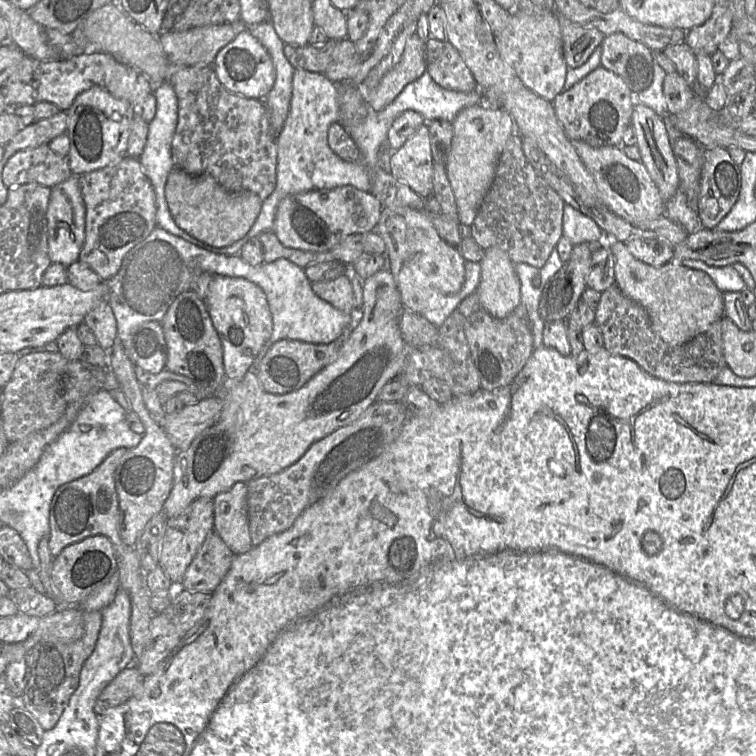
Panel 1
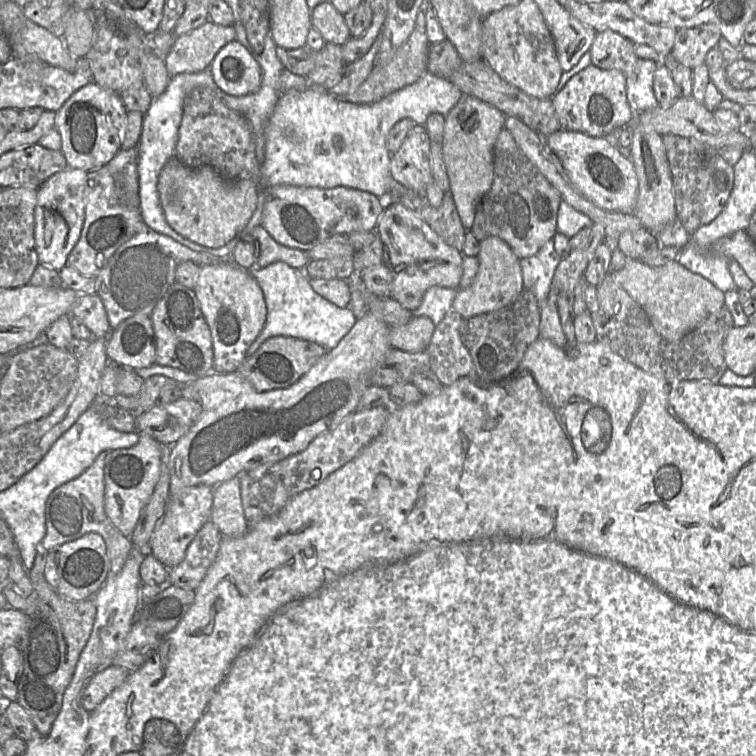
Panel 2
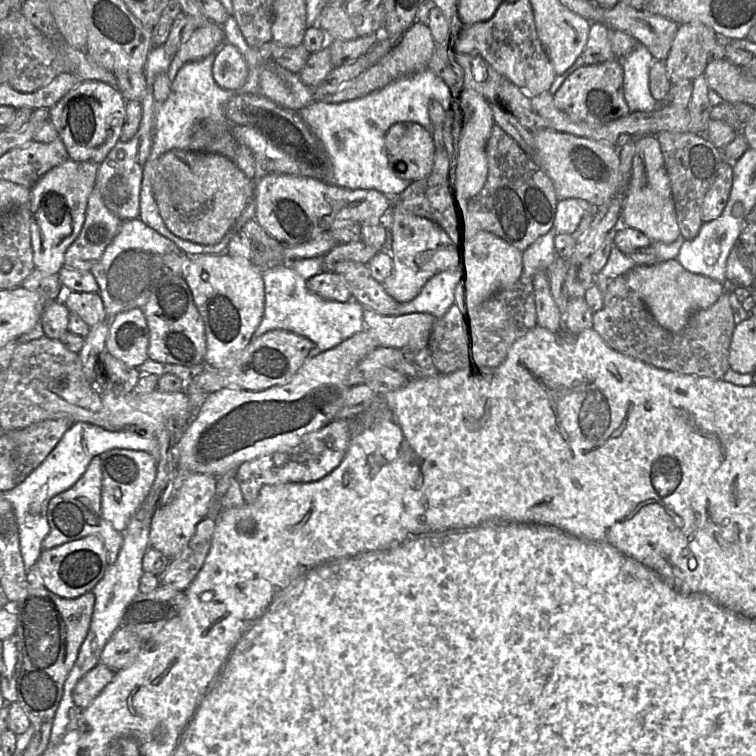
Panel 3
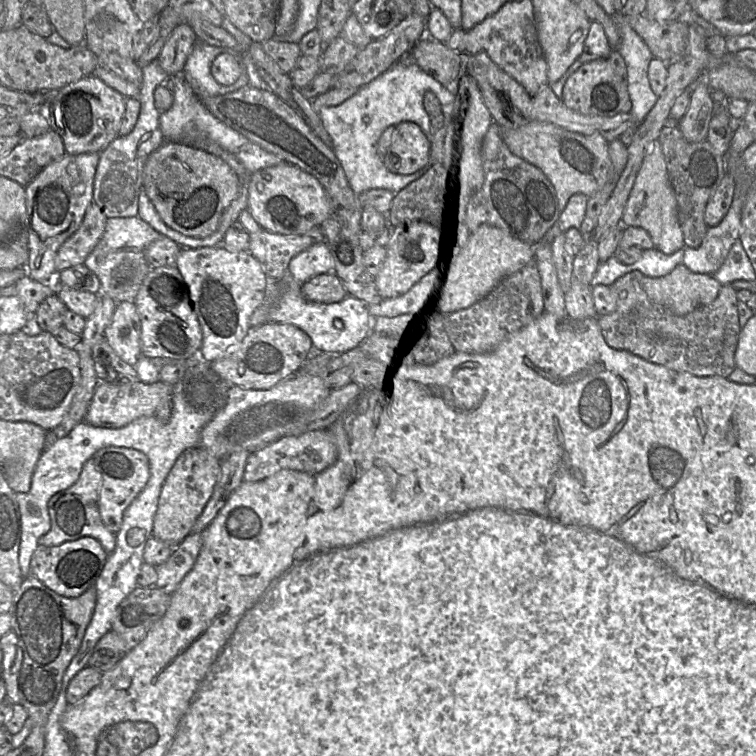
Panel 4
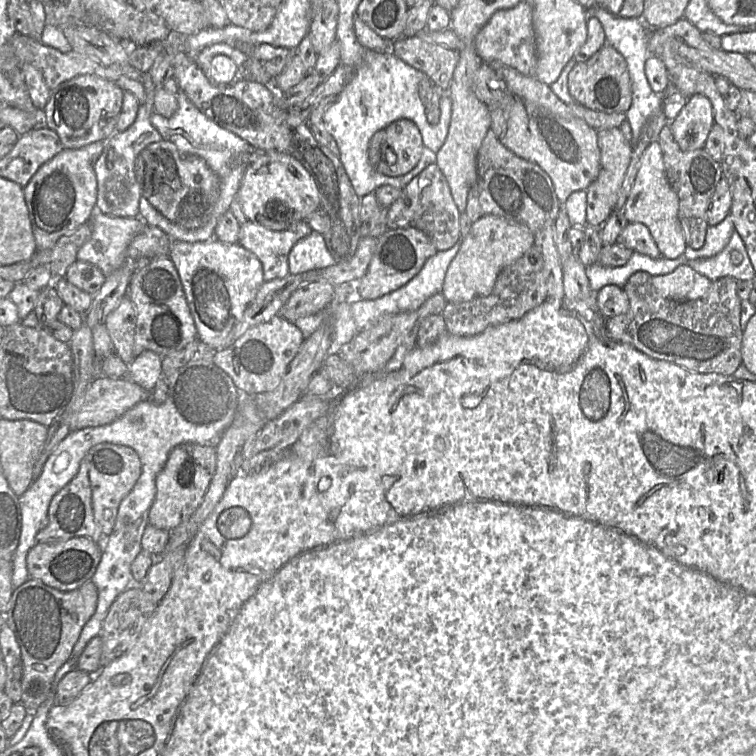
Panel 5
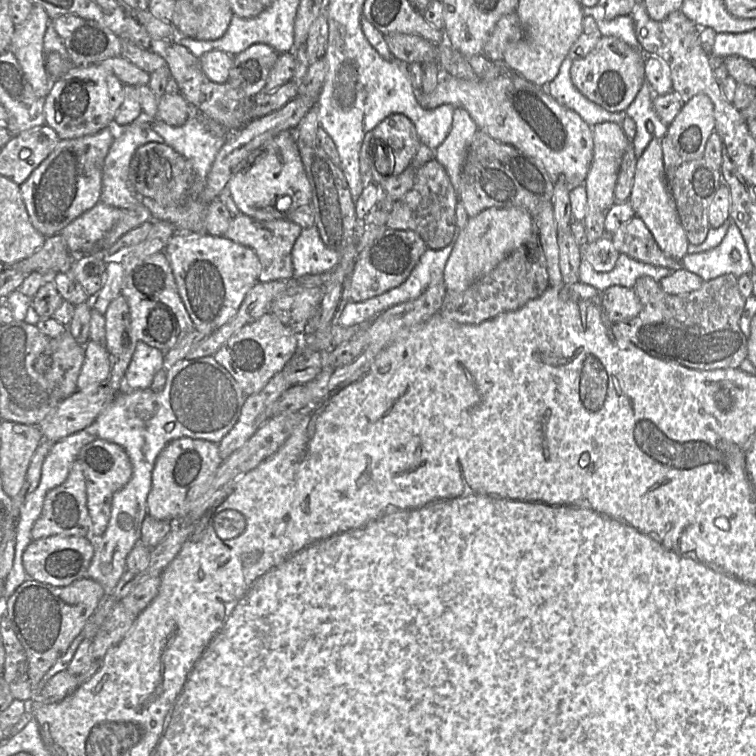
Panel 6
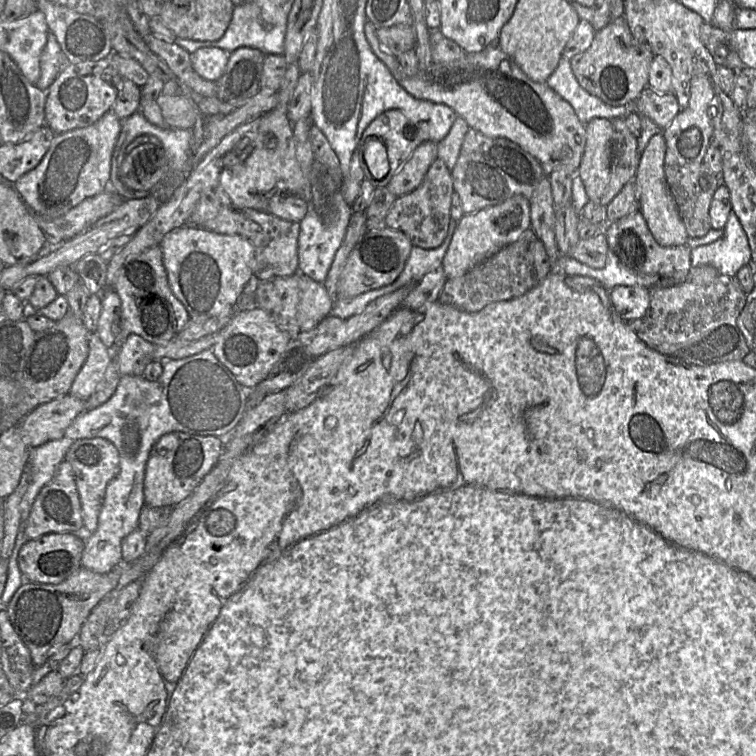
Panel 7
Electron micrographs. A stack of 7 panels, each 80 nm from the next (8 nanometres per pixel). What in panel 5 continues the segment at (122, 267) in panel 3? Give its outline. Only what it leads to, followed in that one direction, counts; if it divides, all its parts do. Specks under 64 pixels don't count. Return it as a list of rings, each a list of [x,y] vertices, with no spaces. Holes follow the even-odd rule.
[[[98,210],[90,222],[91,236],[78,250],[77,260],[97,266],[108,276],[122,265],[129,244],[146,223],[140,217],[117,217]]]

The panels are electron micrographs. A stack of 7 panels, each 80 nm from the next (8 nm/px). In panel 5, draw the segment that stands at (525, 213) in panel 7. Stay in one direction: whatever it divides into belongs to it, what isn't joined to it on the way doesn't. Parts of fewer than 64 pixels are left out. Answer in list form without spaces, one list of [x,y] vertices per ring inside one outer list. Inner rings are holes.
[[[485,215],[471,224],[470,231],[460,240],[460,247],[451,261],[442,293],[448,302],[466,302],[487,296],[499,273],[520,258],[534,244],[534,235],[524,224],[505,218]]]

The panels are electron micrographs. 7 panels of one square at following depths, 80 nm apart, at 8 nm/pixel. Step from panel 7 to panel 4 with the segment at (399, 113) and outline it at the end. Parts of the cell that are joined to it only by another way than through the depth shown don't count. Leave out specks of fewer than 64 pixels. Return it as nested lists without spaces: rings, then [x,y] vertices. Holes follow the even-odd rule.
[[[403,121],[395,126],[383,164],[394,174],[413,174],[429,163],[430,146],[420,126]]]

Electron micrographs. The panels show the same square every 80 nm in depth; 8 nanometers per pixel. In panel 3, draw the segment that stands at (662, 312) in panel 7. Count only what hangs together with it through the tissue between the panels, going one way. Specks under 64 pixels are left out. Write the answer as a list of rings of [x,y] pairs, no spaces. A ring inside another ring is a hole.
[[[625,275],[613,278],[595,277],[595,285],[598,286],[602,293],[603,308],[594,312],[592,328],[613,350],[641,360],[656,368],[680,374],[722,379],[725,373],[730,369],[729,351],[736,324],[734,322],[733,310],[730,305],[727,291],[724,292],[718,301],[710,308],[694,312],[682,330],[670,332],[657,323],[647,309],[645,303],[629,287]]]

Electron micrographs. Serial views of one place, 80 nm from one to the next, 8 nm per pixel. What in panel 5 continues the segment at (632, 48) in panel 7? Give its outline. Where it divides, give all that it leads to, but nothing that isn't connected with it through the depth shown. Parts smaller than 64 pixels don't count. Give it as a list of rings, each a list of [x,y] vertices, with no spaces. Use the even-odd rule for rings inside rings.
[[[605,44],[585,62],[577,63],[568,76],[568,89],[576,103],[593,111],[626,113],[632,104],[631,81],[627,62],[612,46]]]

